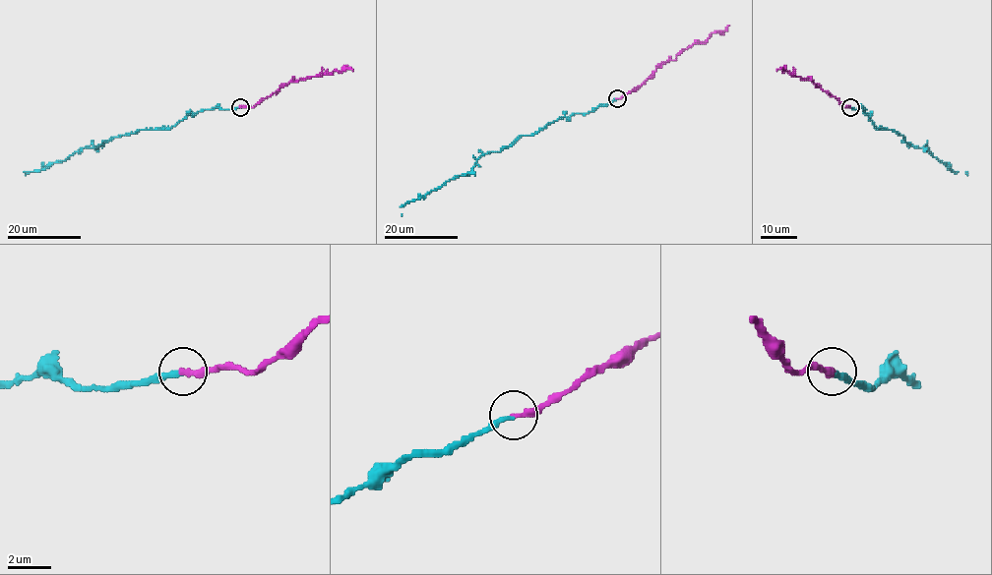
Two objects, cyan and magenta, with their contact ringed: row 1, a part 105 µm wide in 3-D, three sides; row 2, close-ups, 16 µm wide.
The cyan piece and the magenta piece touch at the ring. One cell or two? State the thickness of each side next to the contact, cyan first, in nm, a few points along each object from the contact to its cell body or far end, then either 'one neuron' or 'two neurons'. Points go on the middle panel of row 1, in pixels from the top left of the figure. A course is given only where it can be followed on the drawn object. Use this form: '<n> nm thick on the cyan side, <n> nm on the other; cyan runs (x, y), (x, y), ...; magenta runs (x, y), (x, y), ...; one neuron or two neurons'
240 nm thick on the cyan side, 320 nm on the other; cyan runs (617, 99), (560, 117), (497, 152), (484, 153), (470, 172), (405, 202), (401, 216); magenta runs (617, 99), (643, 85), (662, 63), (674, 61), (685, 48), (703, 43), (712, 33), (725, 30), (729, 25); one neuron

